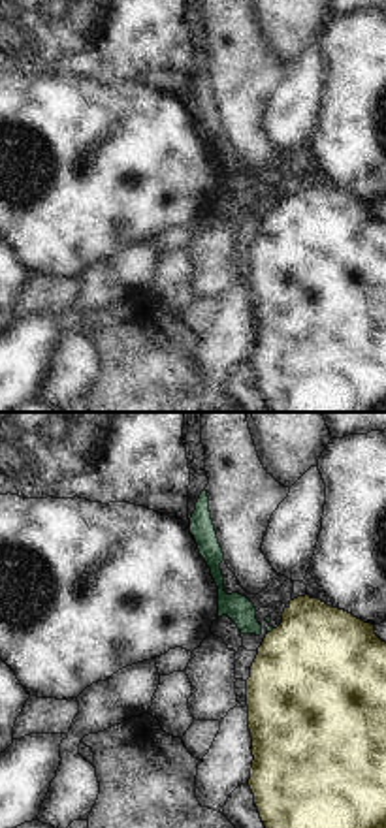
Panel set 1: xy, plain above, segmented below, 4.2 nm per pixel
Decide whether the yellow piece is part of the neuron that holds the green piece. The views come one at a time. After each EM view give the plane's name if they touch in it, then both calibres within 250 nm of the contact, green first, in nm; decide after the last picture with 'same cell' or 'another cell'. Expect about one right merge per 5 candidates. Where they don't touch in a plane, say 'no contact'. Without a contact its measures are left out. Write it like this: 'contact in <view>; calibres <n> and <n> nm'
contact in xy; calibres 20 and 480 nm

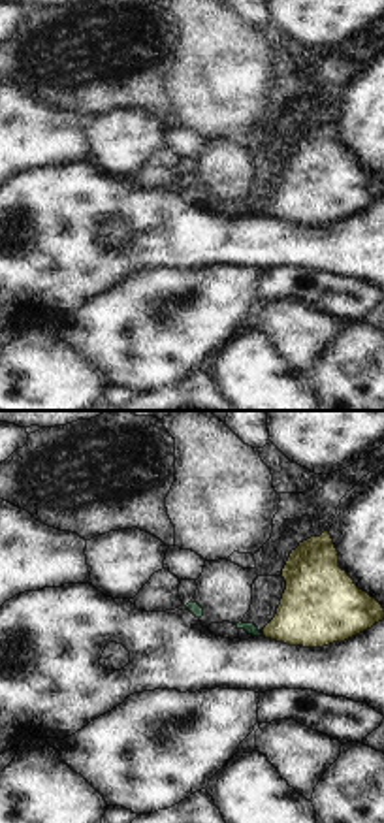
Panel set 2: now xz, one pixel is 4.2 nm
contact in xz; calibres 50 and 300 nm

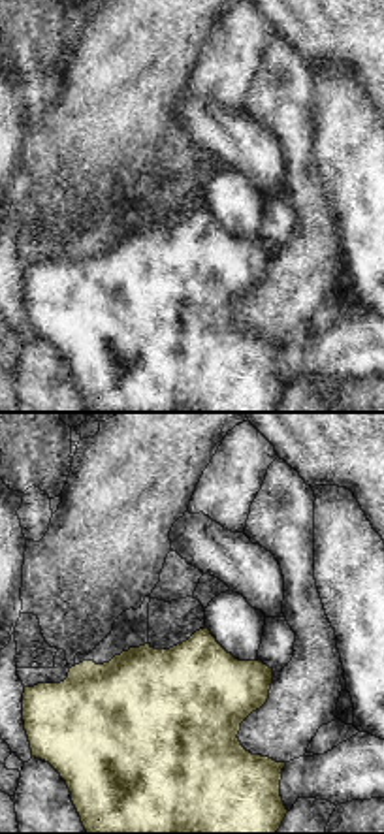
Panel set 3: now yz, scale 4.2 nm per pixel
no contact

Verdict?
another cell

